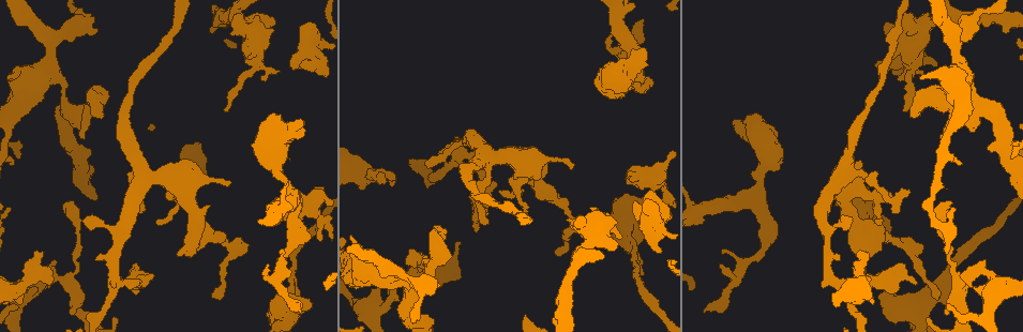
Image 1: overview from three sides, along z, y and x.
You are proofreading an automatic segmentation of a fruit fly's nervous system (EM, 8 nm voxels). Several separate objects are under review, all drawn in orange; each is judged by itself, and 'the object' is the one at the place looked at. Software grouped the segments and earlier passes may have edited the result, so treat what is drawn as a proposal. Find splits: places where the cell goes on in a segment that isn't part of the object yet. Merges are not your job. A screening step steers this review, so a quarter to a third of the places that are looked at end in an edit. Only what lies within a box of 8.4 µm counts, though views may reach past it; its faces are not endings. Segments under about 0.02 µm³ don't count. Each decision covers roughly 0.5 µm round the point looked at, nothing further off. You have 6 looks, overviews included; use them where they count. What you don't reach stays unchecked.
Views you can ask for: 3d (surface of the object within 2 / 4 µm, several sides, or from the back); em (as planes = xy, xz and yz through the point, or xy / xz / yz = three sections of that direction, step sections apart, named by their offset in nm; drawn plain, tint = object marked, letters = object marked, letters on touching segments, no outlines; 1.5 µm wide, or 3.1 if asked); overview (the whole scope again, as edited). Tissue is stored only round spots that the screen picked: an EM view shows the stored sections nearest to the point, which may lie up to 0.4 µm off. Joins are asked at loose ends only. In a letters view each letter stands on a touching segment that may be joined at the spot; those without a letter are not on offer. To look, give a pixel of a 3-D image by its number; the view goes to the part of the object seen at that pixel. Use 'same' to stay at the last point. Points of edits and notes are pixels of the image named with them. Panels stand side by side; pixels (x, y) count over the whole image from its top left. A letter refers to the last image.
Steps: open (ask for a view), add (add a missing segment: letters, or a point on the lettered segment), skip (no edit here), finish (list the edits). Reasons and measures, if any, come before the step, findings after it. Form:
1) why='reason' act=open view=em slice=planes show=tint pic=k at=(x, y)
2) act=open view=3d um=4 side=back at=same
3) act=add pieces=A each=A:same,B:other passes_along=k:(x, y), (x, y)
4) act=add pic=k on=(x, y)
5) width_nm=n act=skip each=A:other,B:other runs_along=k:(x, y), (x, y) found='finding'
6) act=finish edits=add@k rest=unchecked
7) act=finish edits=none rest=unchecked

why='an open end' act=open view=3d um=2 pic=1 at=(305, 299)

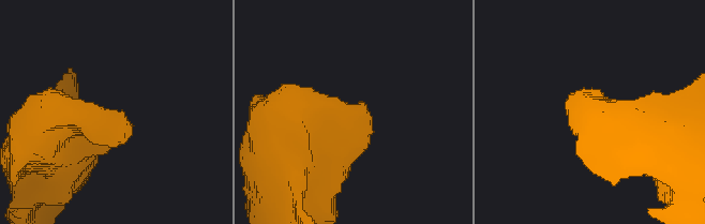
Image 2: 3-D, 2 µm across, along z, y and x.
why='need the tissue' act=open view=em slice=yz step=4 show=tint pic=2 at=(116, 116)

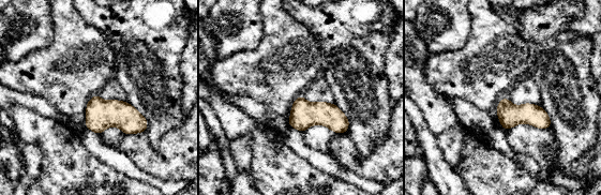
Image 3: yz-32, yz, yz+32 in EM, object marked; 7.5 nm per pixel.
act=open view=em slice=planes show=letters at=same

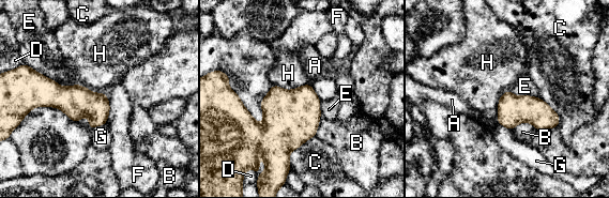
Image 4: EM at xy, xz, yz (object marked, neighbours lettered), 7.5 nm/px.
act=skip each=A:other,B:other,C:other,D:other,E:other,F:other,G:other,H:other border=4:(29, 65), (61, 86), (77, 85) found='no lettered segment goes on from it'

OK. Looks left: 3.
why='branch stops here' act=open view=em slice=yz step=4 show=tint pic=1 at=(629, 171)

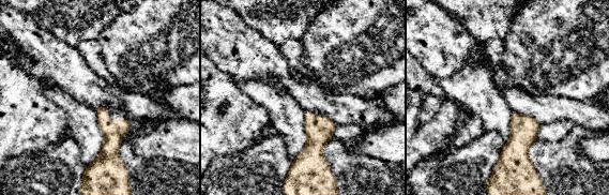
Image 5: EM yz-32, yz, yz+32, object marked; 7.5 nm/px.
act=open view=em slice=planes show=letters at=same

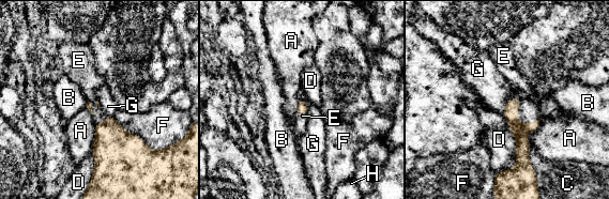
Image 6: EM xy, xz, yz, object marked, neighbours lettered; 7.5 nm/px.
act=add pic=6 on=(528, 111) each=A:other,B:other,C:other,D:other,E:same,F:other,G:other,H:other passes_along=6:(511, 111), (517, 118), (528, 111) found='the cell continues'

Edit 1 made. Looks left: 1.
why='free end' act=open view=em slice=planes show=letters pic=1 at=(264, 80)

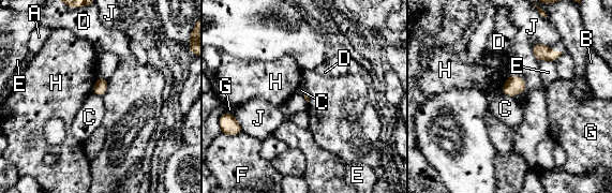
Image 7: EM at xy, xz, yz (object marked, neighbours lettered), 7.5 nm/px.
act=skip each=A:other,B:other,C:other,D:other,E:other,F:other,G:other,H:other,J:other border=7:(92, 92), (101, 97) found='no lettered segment goes on from it'

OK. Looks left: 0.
act=finish edits=add@6 rest=unchecked

